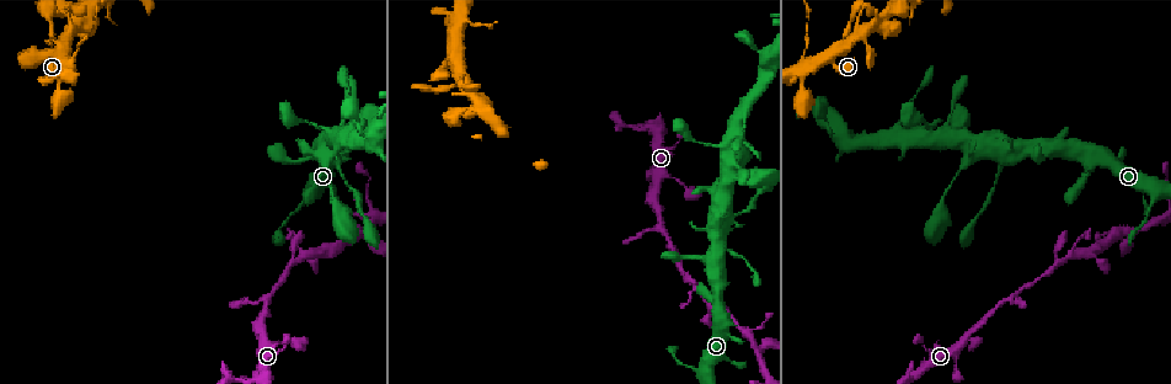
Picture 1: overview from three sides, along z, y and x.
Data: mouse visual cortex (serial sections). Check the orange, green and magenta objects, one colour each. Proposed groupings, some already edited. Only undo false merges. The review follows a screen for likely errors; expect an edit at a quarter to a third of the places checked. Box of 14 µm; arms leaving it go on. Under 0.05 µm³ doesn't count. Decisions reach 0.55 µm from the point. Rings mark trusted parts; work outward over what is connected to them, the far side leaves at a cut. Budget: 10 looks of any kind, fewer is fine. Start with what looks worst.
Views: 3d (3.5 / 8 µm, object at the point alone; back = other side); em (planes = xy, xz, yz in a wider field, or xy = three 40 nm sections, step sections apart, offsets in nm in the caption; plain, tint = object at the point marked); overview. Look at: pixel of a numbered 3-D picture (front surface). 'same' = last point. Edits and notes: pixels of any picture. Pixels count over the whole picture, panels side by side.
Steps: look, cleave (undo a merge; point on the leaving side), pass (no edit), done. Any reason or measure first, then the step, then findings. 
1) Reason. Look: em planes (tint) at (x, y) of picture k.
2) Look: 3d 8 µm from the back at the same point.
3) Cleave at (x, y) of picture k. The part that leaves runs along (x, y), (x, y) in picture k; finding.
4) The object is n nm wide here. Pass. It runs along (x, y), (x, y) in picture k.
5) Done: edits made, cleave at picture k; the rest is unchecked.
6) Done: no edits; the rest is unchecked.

Arms part here. Look: 3d 3.5 µm at (294, 260) of picture 1.

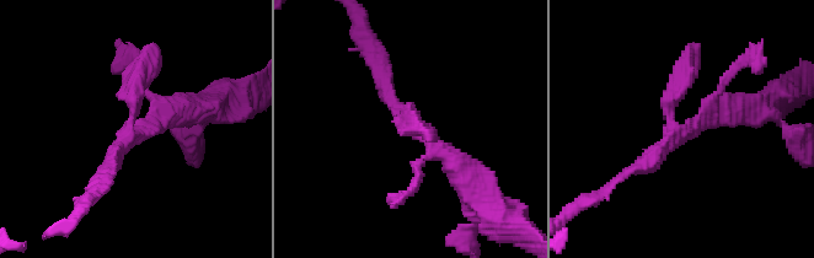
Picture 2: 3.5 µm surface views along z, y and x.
Need the tissue. Look: em xy step 3 (tint) at (131, 135) of picture 2.

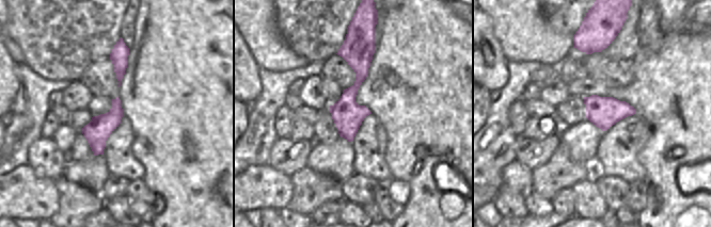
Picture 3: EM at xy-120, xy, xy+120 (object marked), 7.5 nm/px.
Pass. It runs along (362, 44), (349, 138) in picture 3; all the same cell.

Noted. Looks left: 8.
Look: 3d 3.5 µm at (807, 62) of picture 1.

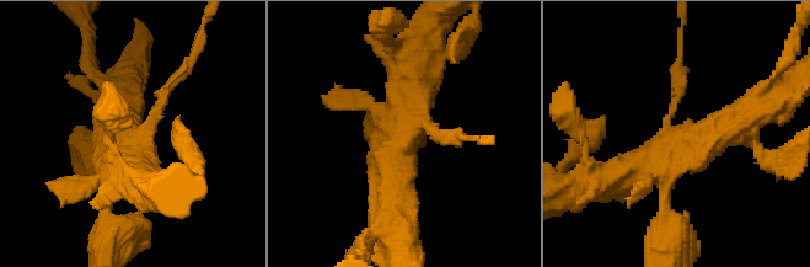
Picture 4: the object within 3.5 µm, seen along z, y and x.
4 arms meet here; the arms are 150, 200, 450, 450 nm wide. Look: em xy step 2 (tint) at (672, 141) of picture 4.

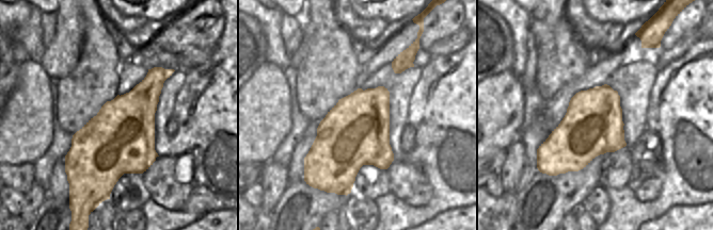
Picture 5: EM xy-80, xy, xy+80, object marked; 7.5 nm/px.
Cleave at (170, 84) of picture 4. The part that leaves runs along (150, 121), (184, 71), (196, 33) in picture 4; two cells meet here.

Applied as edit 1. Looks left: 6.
Sharp bend. Look: 3d 8 µm at (465, 79) of picture 1.

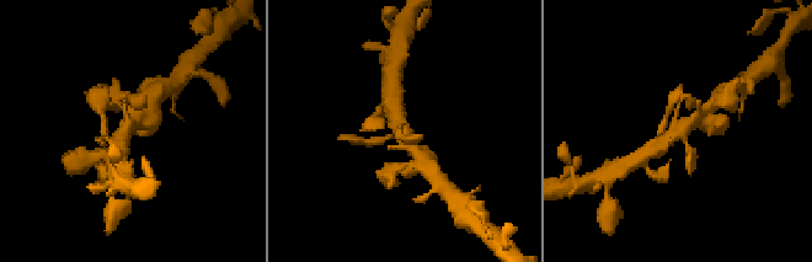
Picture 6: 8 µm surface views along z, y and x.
Shape alone is not enough. Look: em xy step 1 (tint) at (125, 131) of picture 6.

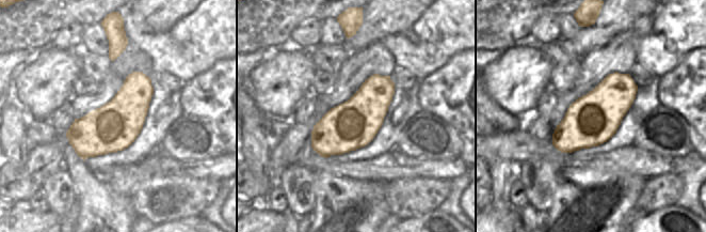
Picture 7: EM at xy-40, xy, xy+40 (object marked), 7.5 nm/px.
4 arms meet here. Pass. It runs along (653, 148), (705, 113) in picture 6; continuous, no second cell.

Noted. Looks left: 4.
Narrows sharply. Look: 3d 8 µm at (740, 330) of picture 1.

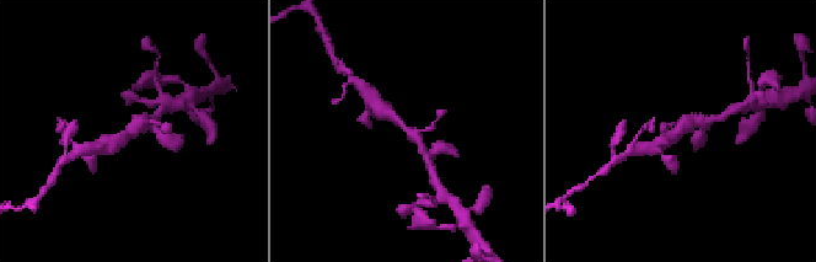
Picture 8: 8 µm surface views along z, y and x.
Look: 3d 3.5 µm at (680, 133) of picture 8.

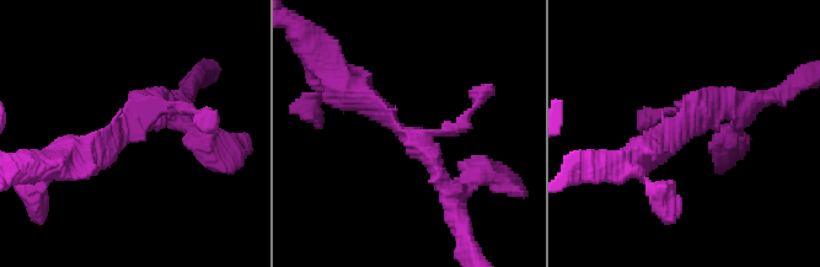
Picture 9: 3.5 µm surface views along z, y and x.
Shape alone is not enough. Look: em xy step 5 (tint) at (403, 130) of picture 9.

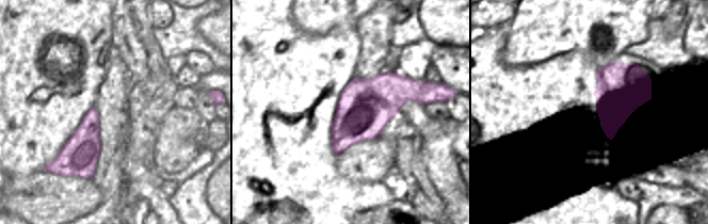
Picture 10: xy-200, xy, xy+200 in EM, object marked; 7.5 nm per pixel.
Pass. It runs along (343, 81), (427, 150), (445, 191) in picture 9; one cell here.

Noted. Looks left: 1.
Done: edits made, cleave at picture 4; the rest is unchecked.

